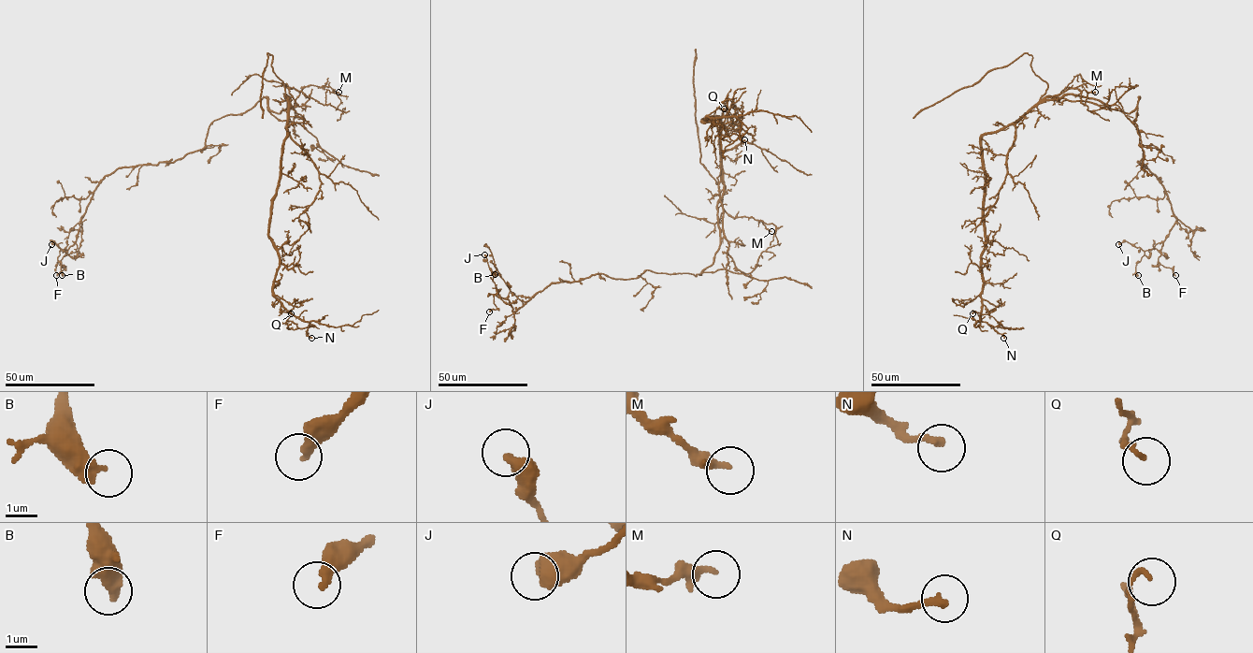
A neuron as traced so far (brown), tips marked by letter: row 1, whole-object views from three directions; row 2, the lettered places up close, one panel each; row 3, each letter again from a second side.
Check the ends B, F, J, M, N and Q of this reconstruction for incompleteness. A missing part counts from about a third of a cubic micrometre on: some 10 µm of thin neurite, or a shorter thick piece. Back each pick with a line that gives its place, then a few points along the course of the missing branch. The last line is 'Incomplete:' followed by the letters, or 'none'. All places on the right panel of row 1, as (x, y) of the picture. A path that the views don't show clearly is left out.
Incomplete: none

